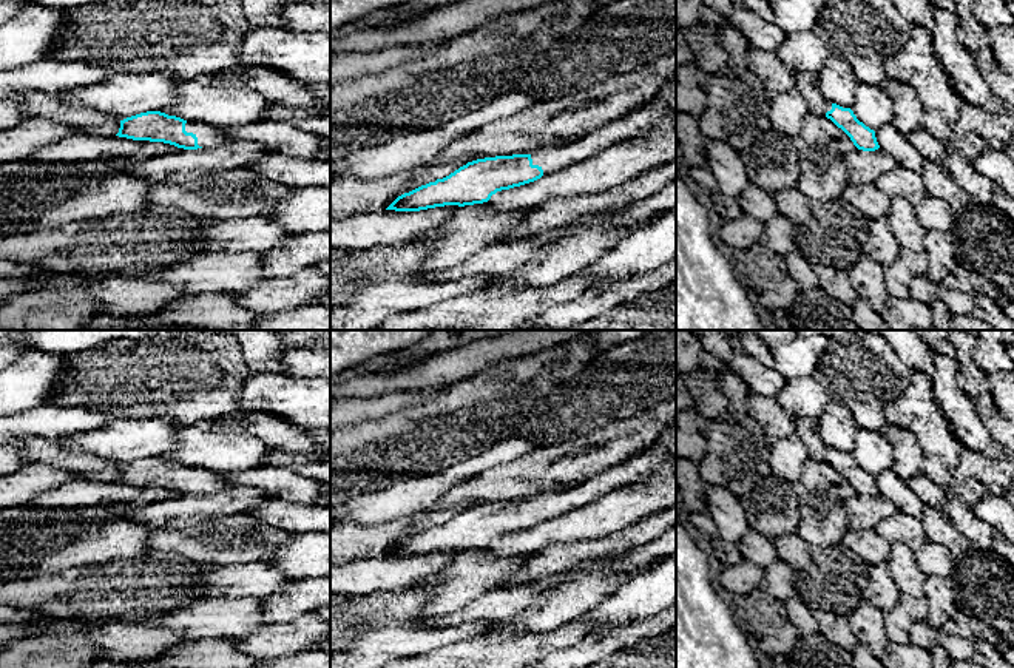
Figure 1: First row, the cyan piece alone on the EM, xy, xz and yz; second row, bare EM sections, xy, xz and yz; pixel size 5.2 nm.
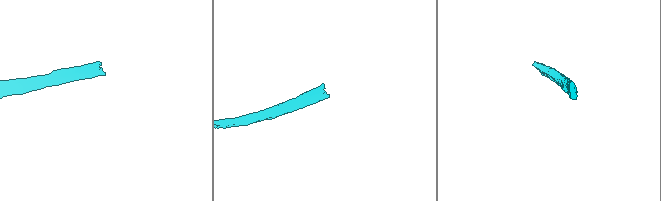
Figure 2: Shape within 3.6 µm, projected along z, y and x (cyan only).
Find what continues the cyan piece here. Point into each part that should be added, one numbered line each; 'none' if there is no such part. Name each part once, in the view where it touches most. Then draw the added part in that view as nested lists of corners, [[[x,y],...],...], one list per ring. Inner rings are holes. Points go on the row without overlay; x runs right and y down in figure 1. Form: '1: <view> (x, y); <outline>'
1: xy (209, 482); [[[188,466],[185,469],[185,477],[193,478],[198,483],[198,491],[202,494],[213,494],[233,486],[233,483],[224,478],[224,474],[204,467]]]

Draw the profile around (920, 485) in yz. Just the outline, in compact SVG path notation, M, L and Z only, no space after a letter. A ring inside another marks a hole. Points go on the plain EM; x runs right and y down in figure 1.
M921 472L906 483L924 506L931 506L941 514L946 512L949 497L928 475Z

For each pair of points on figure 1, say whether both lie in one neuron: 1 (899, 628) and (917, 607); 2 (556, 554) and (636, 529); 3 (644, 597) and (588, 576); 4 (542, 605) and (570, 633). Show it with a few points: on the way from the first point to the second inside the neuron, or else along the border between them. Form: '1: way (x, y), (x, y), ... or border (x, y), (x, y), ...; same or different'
1: way (900, 624), (912, 611); same
2: way (576, 553), (607, 548), (616, 543); same
3: border (645, 570), (625, 579), (588, 610); different
4: border (574, 619), (548, 631), (527, 630); different

